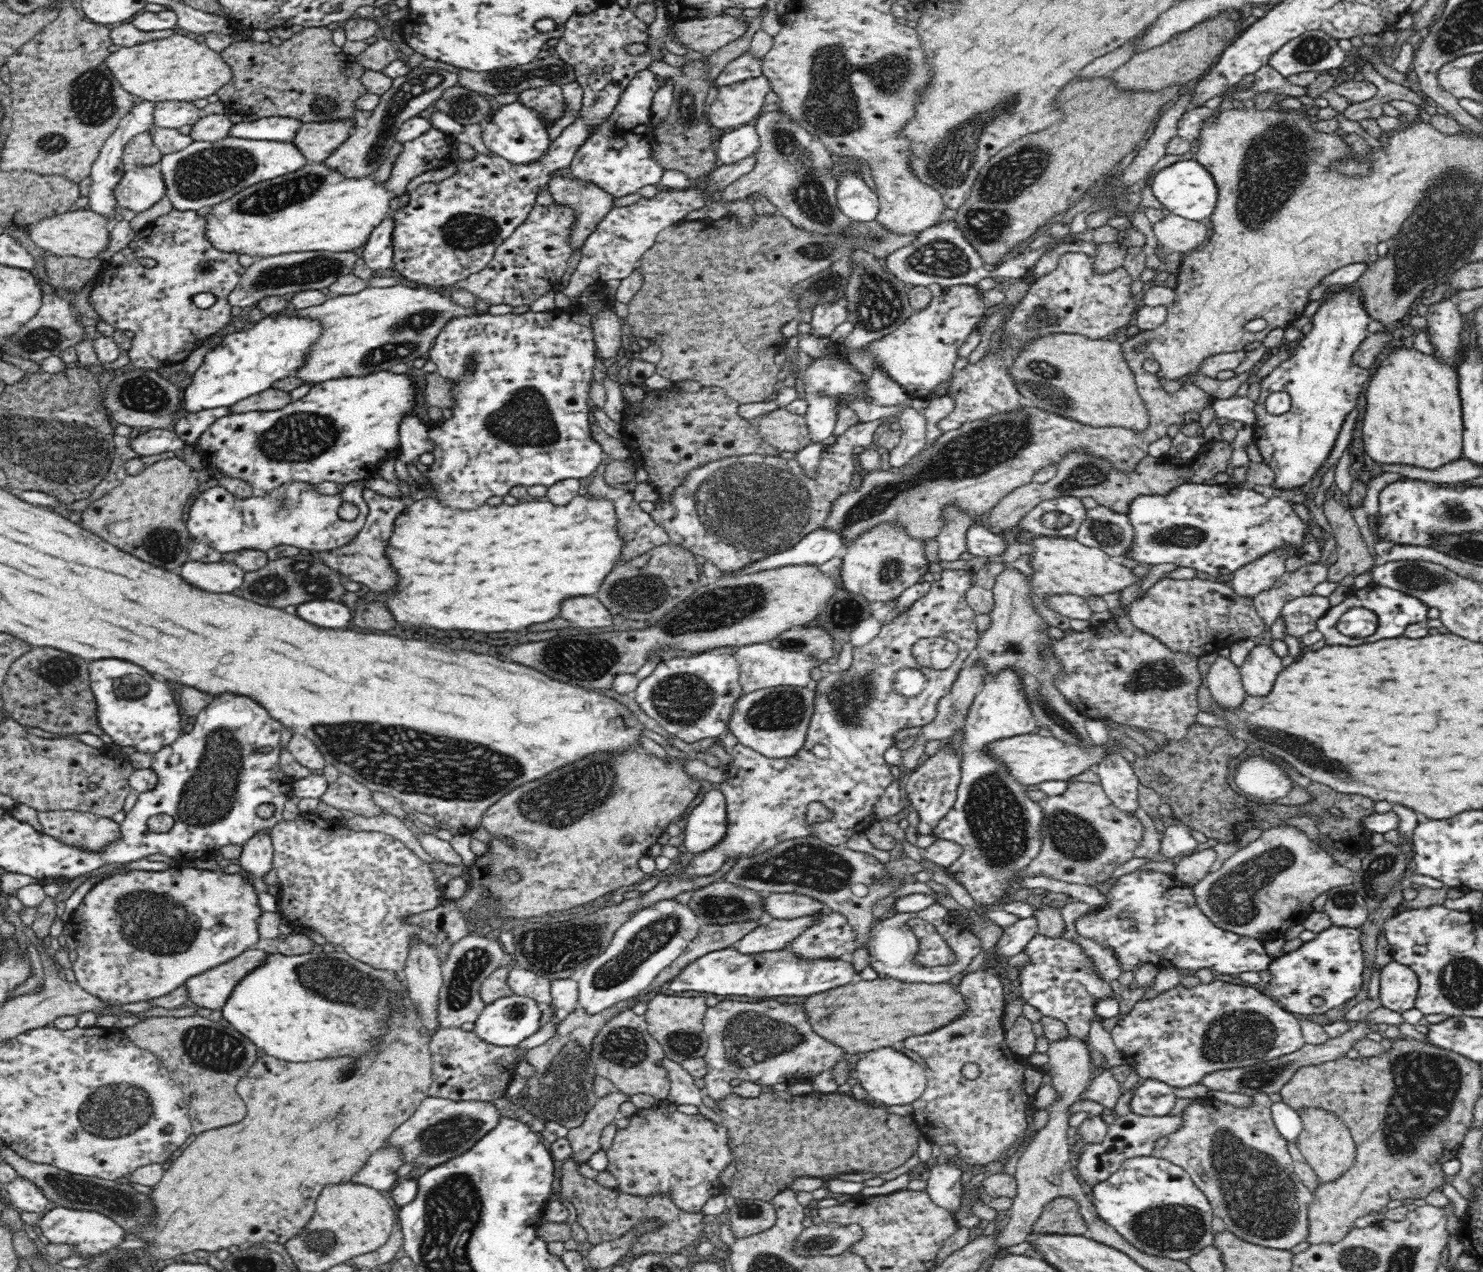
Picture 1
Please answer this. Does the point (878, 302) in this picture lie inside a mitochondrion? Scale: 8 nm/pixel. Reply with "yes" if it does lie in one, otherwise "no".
yes

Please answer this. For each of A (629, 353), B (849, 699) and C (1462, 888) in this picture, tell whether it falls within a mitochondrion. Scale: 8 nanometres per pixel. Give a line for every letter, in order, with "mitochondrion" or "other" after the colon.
A: other
B: mitochondrion
C: other

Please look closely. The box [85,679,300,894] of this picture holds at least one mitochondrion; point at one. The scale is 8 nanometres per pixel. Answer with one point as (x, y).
(209, 797)

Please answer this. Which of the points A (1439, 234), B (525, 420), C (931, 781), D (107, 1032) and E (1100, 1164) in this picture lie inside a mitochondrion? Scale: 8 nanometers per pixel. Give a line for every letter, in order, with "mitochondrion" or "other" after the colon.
A: mitochondrion
B: mitochondrion
C: other
D: other
E: other

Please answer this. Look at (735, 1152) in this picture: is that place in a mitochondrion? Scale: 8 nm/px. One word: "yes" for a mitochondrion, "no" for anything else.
no

